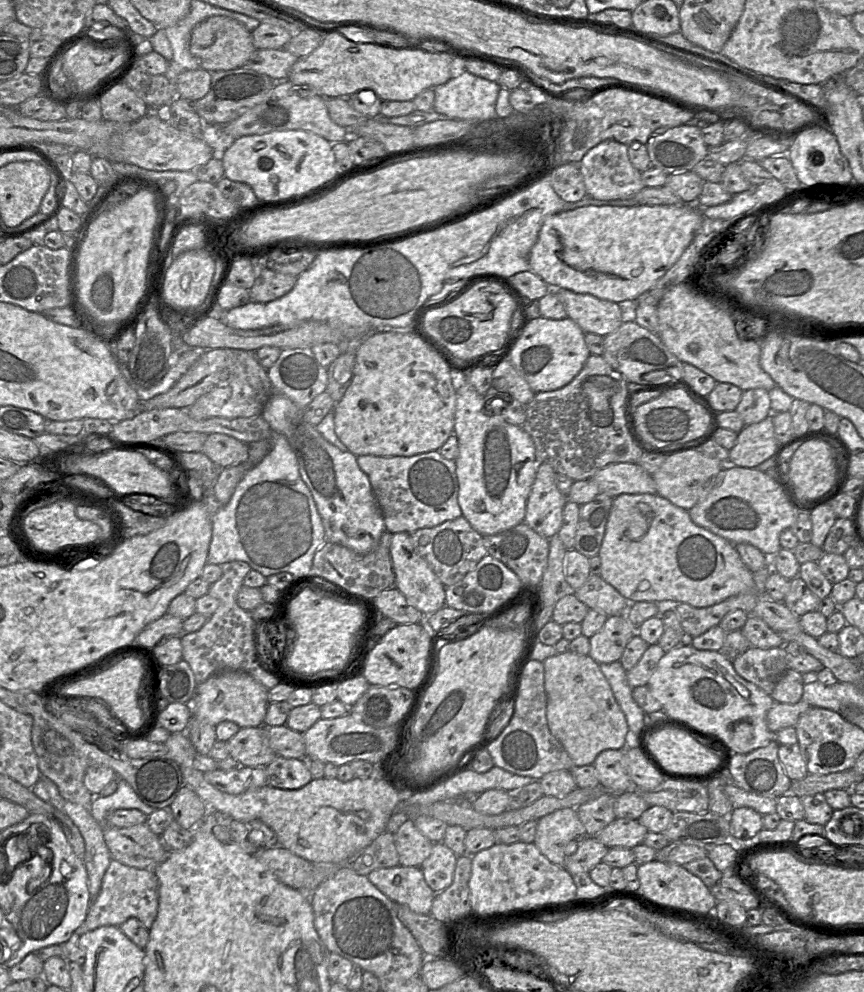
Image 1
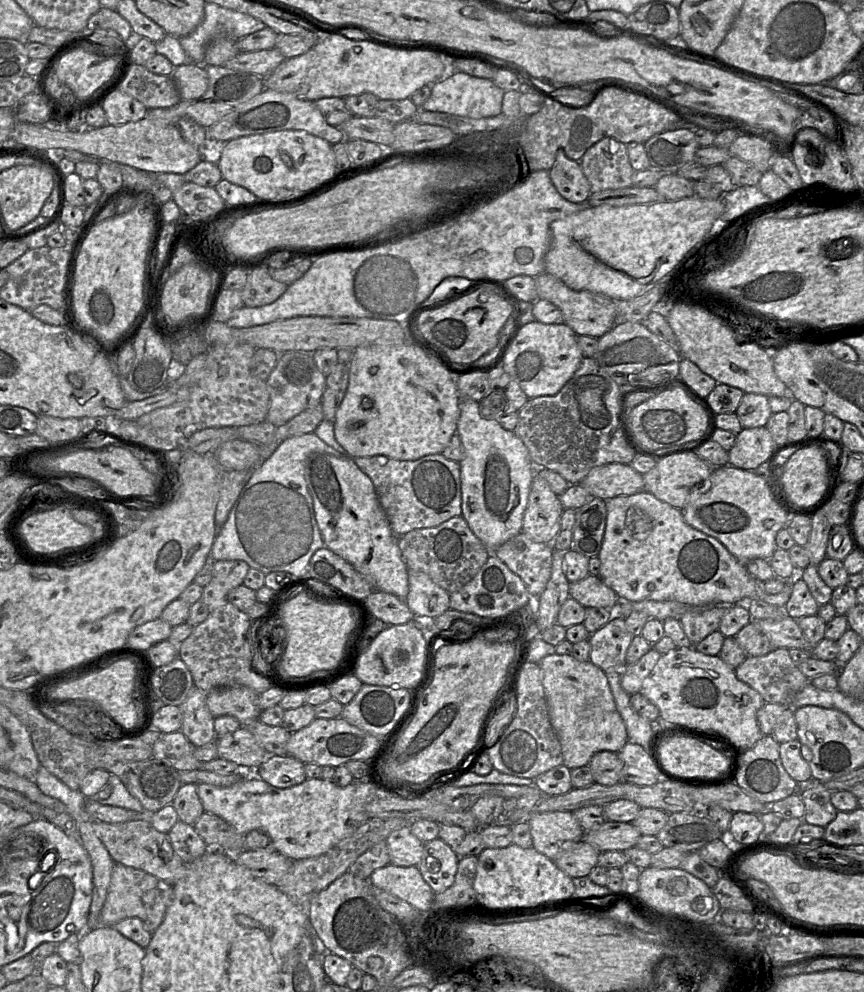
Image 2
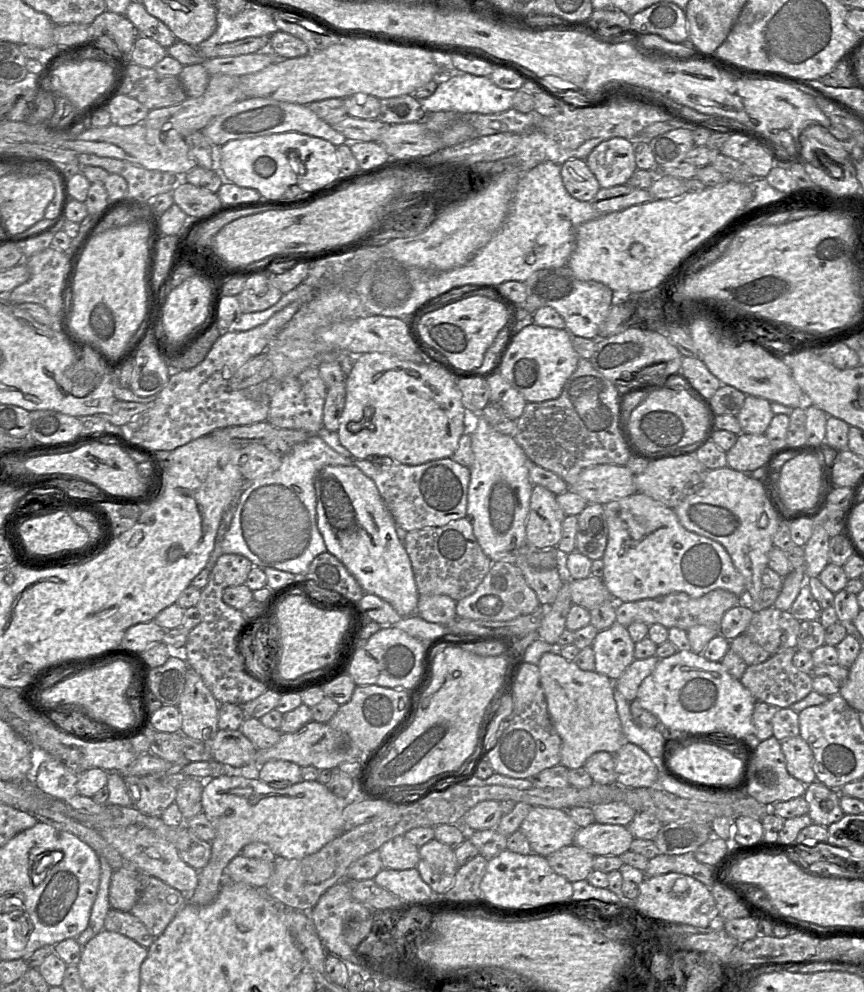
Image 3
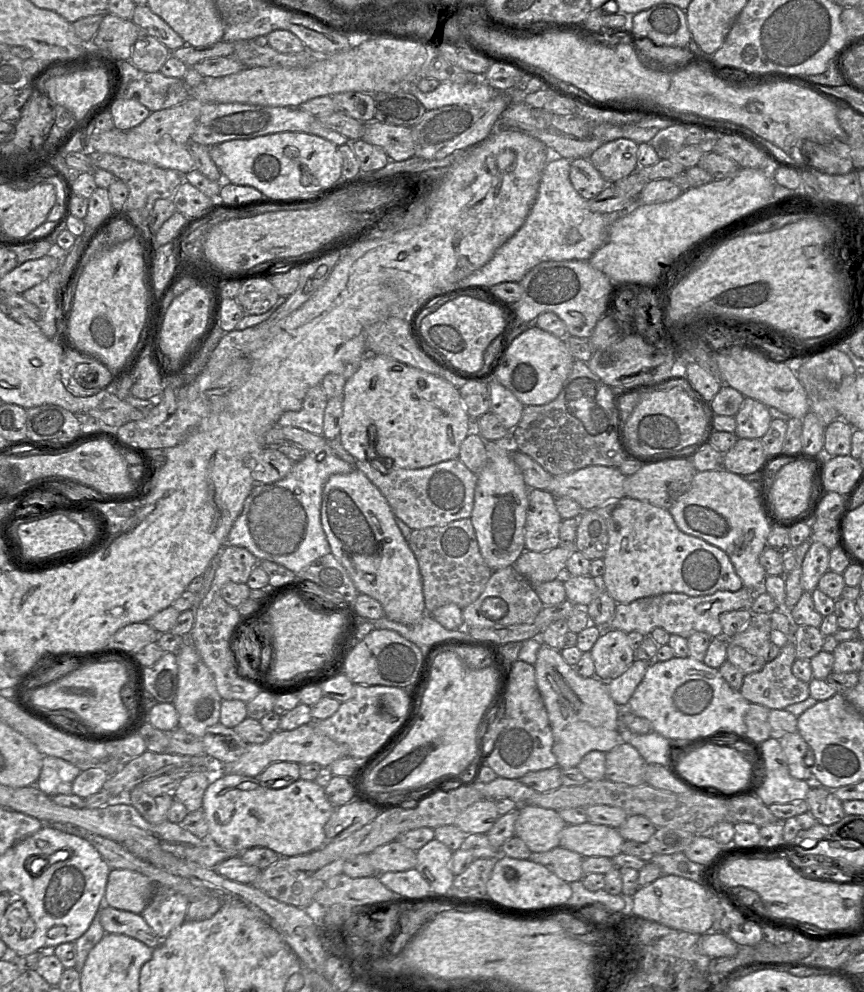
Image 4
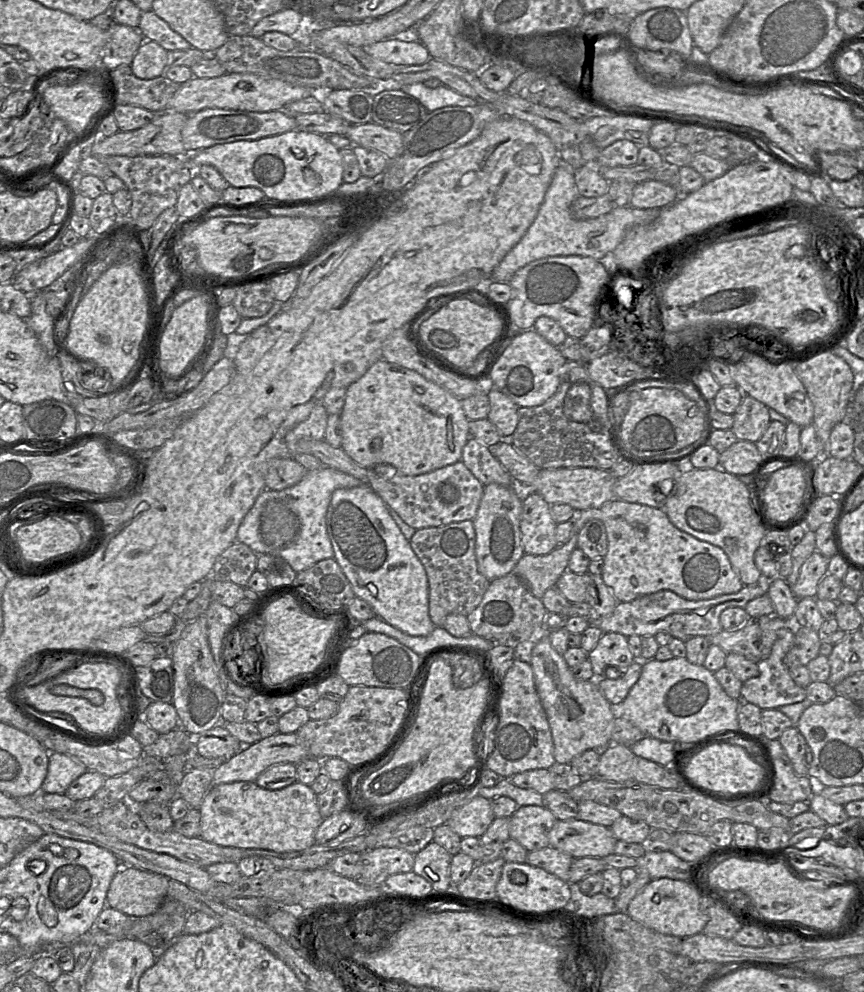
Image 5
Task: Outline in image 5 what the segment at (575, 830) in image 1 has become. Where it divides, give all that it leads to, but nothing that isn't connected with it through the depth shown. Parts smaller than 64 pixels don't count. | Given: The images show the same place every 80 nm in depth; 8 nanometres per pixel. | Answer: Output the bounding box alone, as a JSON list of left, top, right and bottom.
[509,806,557,852]

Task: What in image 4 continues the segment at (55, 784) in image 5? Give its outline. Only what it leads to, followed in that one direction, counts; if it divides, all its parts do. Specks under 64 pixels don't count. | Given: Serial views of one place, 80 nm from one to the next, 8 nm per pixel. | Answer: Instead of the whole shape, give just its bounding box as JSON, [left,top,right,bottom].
[35,756,80,797]

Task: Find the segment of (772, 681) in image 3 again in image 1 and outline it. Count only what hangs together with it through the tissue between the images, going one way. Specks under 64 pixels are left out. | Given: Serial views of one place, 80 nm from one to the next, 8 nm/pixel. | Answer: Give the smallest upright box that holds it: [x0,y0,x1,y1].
[733,646,788,695]

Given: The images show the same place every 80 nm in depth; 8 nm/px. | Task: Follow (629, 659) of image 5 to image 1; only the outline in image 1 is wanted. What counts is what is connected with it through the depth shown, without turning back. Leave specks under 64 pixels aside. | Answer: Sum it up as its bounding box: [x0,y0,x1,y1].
[589,614,636,664]

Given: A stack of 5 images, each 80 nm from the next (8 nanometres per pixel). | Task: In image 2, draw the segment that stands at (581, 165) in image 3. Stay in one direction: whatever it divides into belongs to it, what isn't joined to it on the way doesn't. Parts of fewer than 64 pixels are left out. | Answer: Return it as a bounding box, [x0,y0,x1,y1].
[549,150,591,204]

